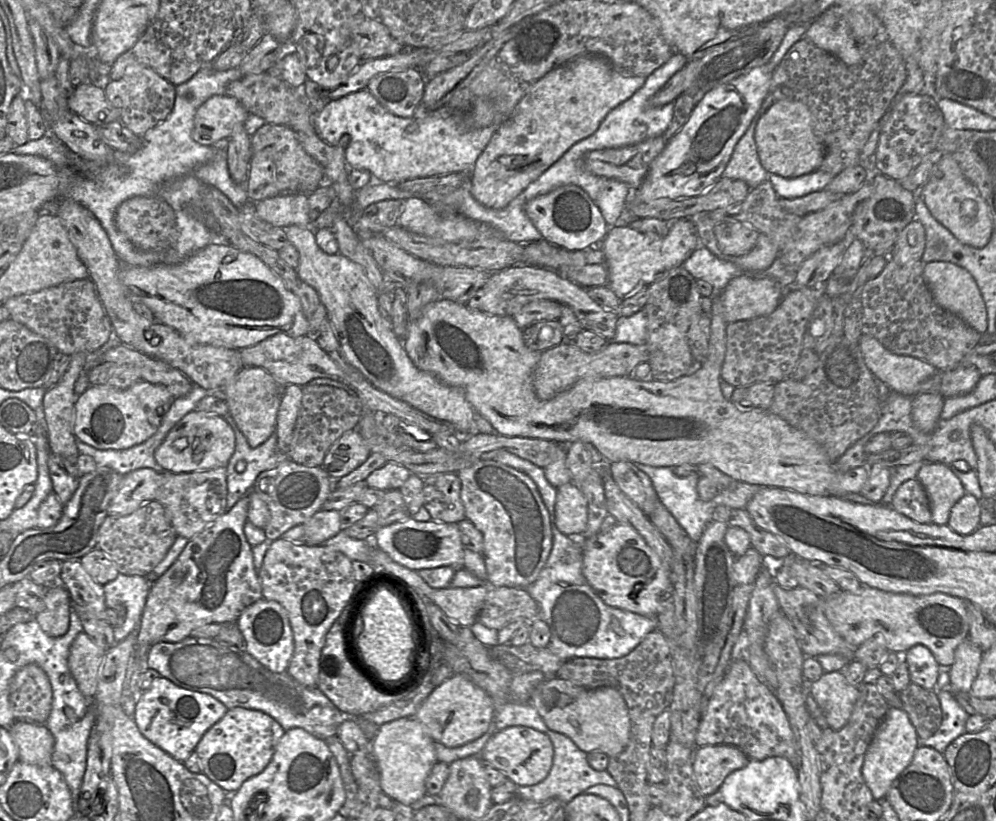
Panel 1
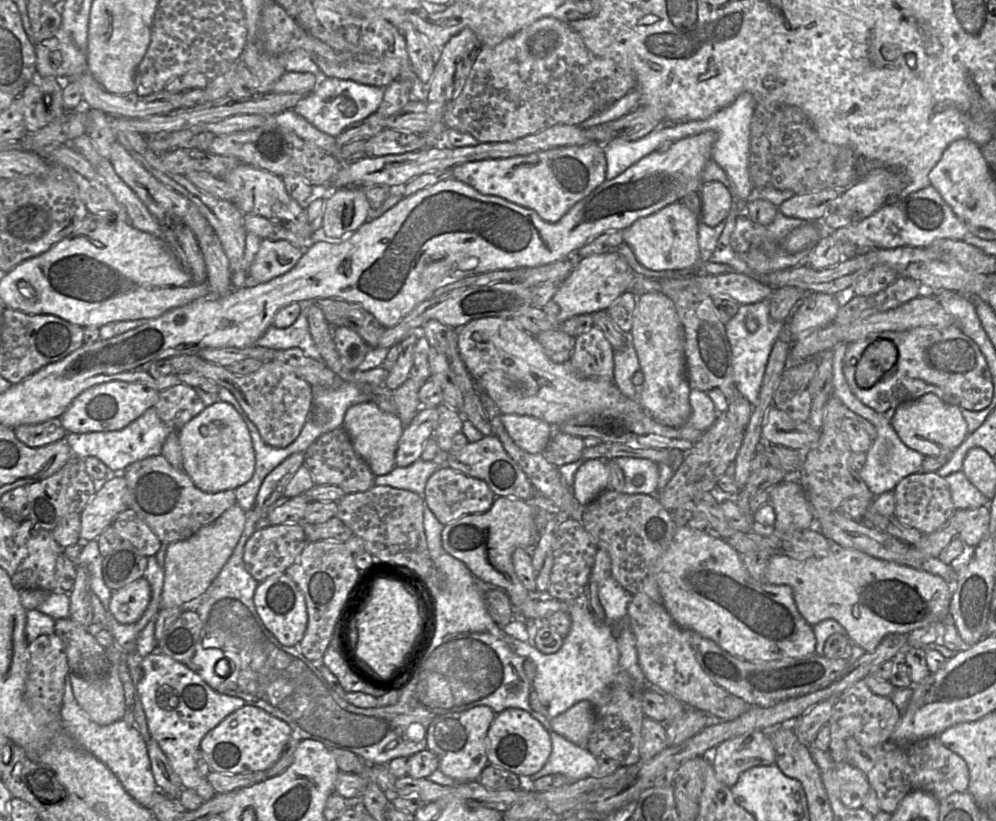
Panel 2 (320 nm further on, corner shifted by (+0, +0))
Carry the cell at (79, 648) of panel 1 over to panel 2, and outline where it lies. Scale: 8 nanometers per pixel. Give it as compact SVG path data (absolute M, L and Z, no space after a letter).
M113 643L105 651L110 662L110 669L105 676L84 678L69 673L77 703L93 722L101 726L122 719L126 712L124 687L118 671L123 650Z

